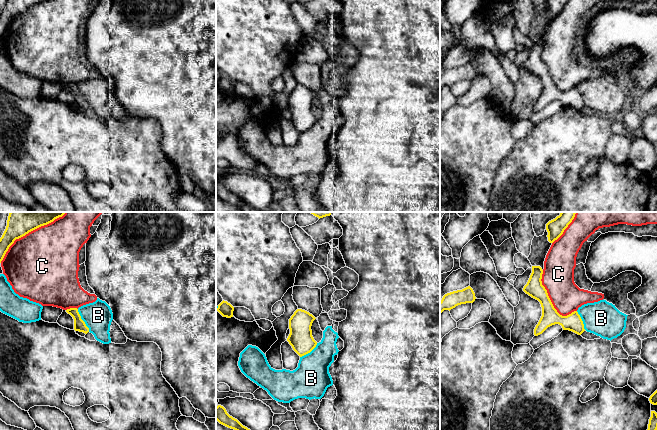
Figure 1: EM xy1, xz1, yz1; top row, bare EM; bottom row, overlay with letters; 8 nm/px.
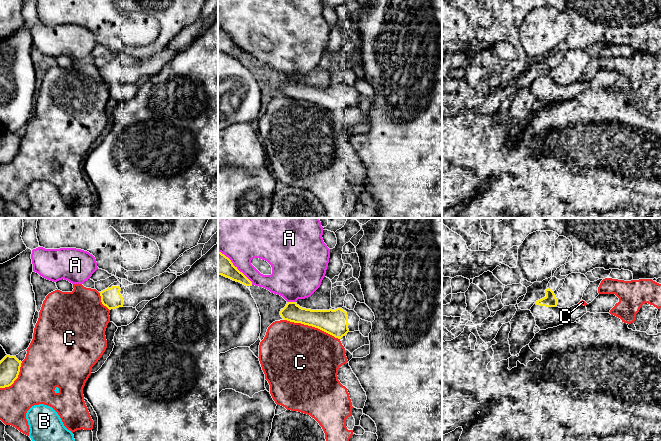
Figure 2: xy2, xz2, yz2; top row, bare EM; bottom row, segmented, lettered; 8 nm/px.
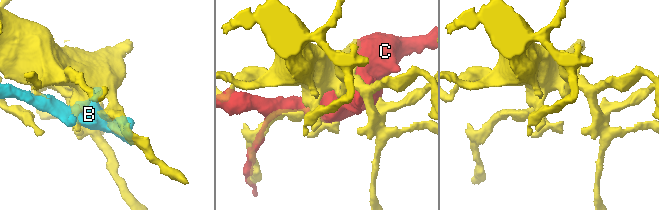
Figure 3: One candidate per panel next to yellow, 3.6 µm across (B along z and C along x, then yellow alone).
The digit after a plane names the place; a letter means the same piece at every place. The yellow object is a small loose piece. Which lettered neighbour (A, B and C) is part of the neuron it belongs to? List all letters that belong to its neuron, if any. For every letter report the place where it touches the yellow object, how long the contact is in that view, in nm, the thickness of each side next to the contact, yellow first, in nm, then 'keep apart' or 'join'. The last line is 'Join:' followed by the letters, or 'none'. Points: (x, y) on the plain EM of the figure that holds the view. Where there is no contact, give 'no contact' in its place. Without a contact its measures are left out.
A: meets yellow in xz2 at (234, 42); contact 400 nm long; 180 nm thick on the yellow side, 320 nm on the other; keep apart
B: meets yellow in xy1 at (82, 96); contact 200 nm long; 100 nm thick on the yellow side, 220 nm on the other; keep apart
C: meets yellow in yz1 at (550, 76); contact 440 nm long; 140 nm thick on the yellow side, 260 nm on the other; keep apart
Join: none

